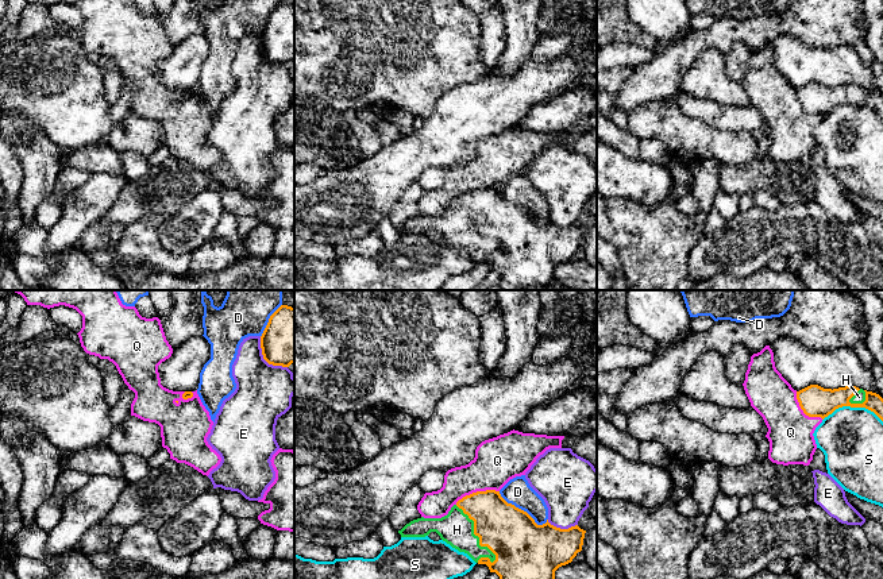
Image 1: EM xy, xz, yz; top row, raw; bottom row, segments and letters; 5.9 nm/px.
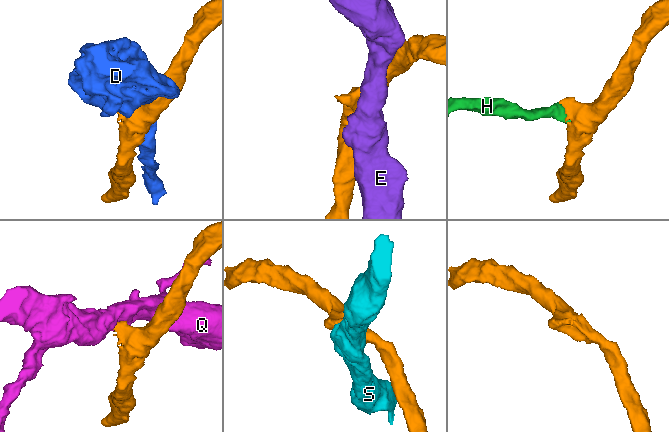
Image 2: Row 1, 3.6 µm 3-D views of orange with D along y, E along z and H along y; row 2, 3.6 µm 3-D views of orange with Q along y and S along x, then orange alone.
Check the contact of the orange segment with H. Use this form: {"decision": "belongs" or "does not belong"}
{"decision": "belongs"}

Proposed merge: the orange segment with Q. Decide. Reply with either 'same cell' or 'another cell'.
another cell

